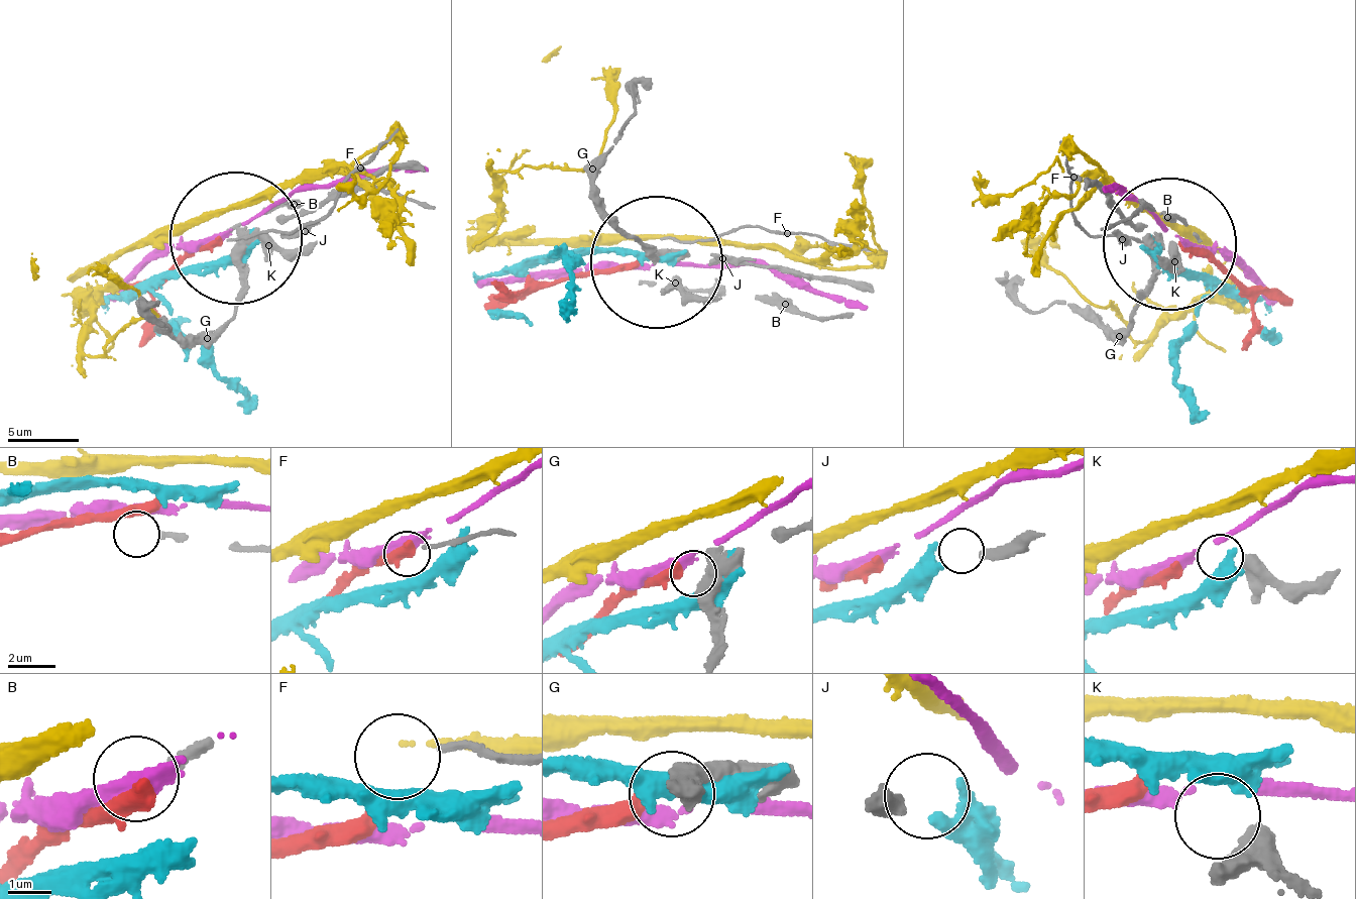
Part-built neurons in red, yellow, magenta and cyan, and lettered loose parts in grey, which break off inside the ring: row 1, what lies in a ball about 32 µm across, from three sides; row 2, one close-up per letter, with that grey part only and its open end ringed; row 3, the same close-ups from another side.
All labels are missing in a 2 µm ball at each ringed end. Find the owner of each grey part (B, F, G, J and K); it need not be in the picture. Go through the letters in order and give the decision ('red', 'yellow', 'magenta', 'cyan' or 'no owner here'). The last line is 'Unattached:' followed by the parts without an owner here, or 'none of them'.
B: no owner here
F: no owner here
G: red
J: cyan
K: magenta
Unattached: B, F

